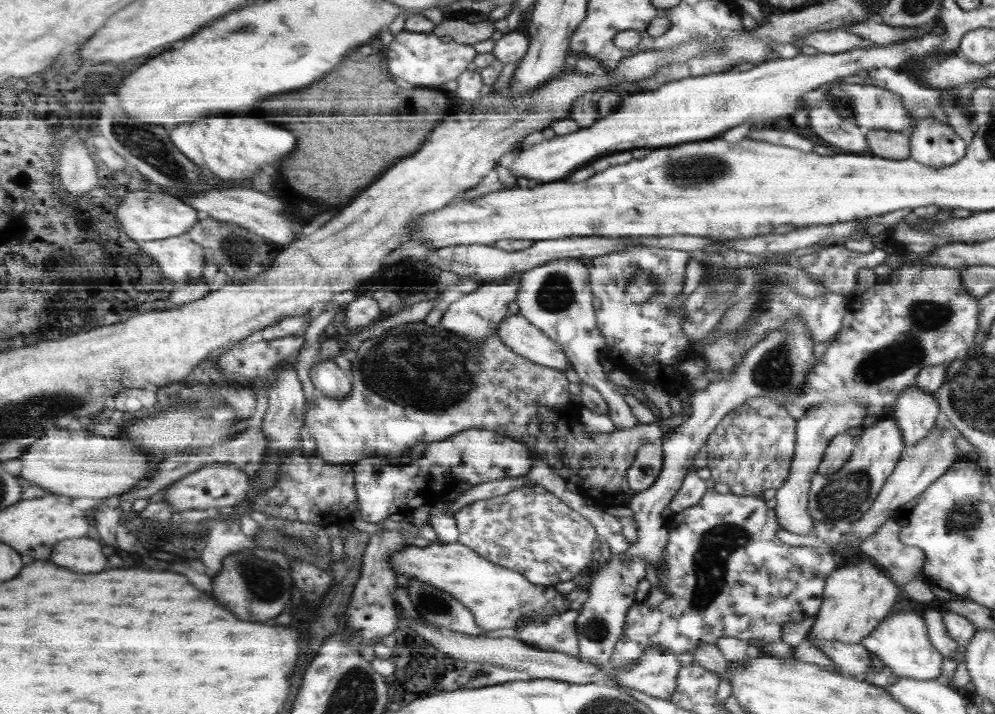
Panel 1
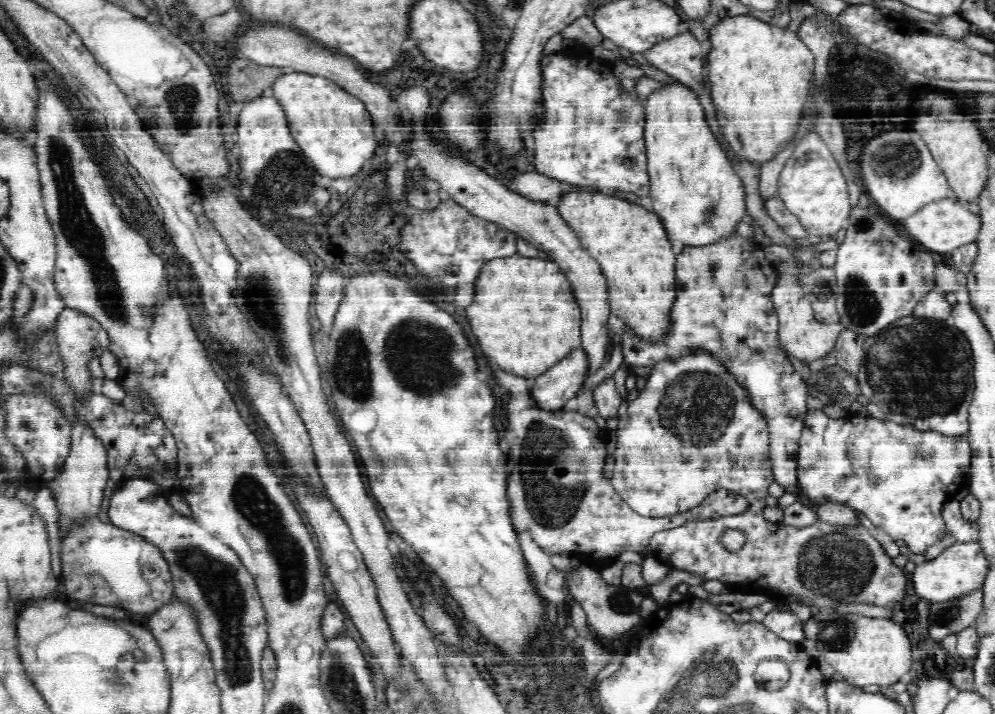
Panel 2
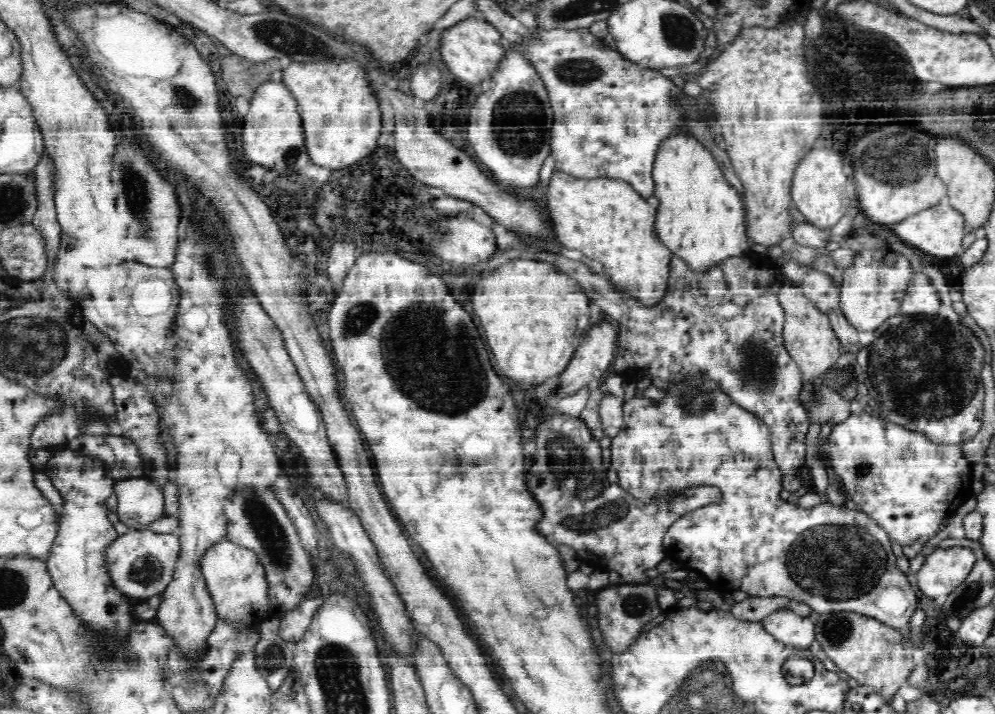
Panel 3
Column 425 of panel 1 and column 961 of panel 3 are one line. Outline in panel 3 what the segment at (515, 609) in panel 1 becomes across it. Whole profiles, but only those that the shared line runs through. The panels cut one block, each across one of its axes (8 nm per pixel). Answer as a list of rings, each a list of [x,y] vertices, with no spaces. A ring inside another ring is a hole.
[[[940,548],[932,552],[918,572],[920,590],[942,602],[950,592],[962,586],[976,558],[978,556],[970,548]]]

